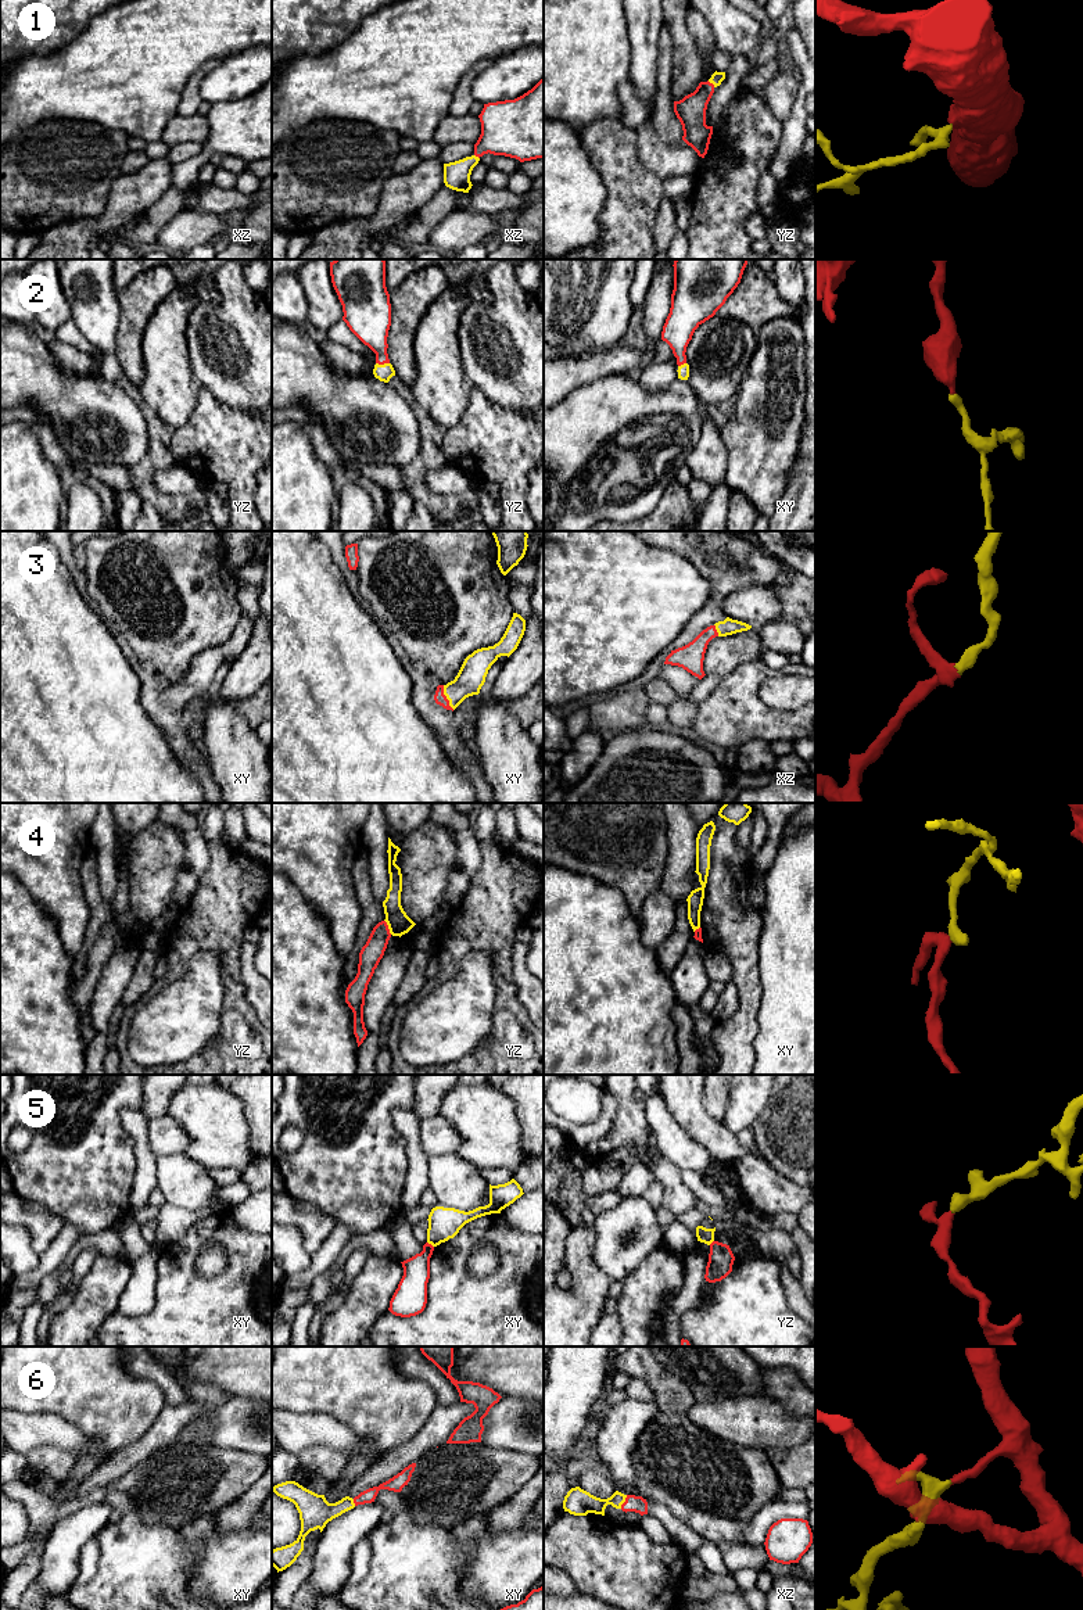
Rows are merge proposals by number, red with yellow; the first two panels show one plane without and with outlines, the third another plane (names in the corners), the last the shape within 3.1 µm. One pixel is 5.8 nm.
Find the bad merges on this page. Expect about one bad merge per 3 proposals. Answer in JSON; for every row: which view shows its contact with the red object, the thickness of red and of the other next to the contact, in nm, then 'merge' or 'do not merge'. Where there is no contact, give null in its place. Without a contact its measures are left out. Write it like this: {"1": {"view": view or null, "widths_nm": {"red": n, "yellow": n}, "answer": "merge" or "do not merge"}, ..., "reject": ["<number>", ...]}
{"1": {"view": "yz", "widths_nm": {"red": 170, "yellow": 70}, "answer": "merge"}, "2": {"view": "yz", "widths_nm": {"red": 220, "yellow": 100}, "answer": "merge"}, "3": {"view": "xy", "widths_nm": {"red": 70, "yellow": 160}, "answer": "merge"}, "4": {"view": "yz", "widths_nm": {"red": 130, "yellow": 130}, "answer": "do not merge"}, "5": {"view": "xy", "widths_nm": {"red": 160, "yellow": 190}, "answer": "do not merge"}, "6": {"view": "xz", "widths_nm": {"red": 100, "yellow": 140}, "answer": "merge"}, "reject": ["4", "5"]}

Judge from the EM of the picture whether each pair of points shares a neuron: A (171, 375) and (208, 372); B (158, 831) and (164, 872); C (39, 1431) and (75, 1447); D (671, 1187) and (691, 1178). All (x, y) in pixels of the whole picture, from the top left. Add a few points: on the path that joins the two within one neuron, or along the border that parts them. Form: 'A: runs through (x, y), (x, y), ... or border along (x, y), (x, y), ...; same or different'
A: border along (185, 341), (189, 350), (192, 377), (198, 387); different
B: runs through (158, 841), (158, 863); same
C: runs through (47, 1431), (57, 1431), (67, 1438); same
D: border along (680, 1172), (681, 1182), (699, 1200); different

